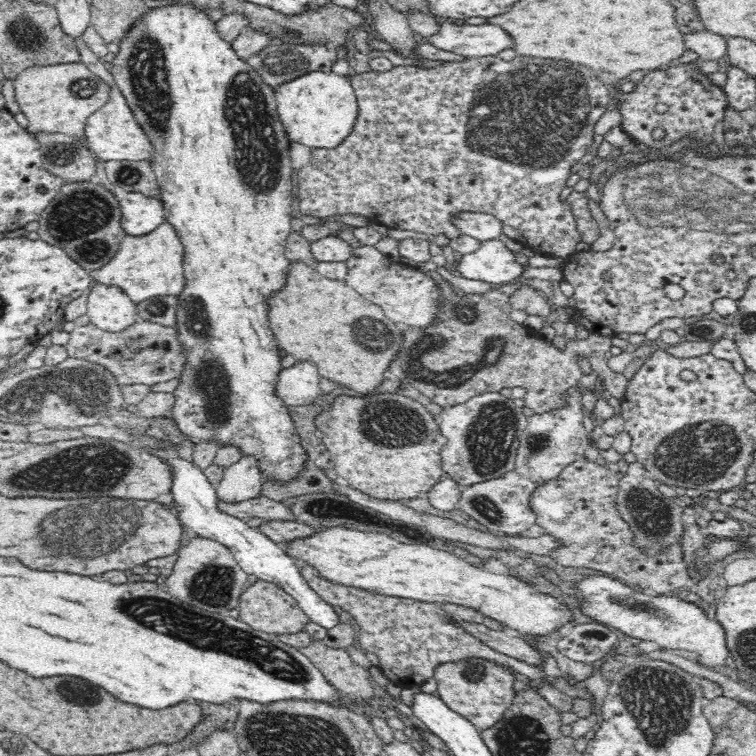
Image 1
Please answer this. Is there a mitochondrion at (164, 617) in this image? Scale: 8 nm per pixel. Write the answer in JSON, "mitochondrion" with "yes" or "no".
{"mitochondrion":"yes"}

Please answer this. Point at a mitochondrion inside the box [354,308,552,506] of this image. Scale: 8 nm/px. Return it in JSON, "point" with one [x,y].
{"point":[487,448]}

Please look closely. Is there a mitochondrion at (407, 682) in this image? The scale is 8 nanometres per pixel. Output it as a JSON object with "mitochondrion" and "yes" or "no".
{"mitochondrion":"no"}

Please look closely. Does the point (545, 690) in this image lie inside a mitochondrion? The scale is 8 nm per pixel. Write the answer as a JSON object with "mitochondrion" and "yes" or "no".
{"mitochondrion":"no"}

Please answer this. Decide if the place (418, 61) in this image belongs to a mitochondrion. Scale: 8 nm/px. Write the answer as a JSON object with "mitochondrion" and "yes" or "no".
{"mitochondrion":"no"}

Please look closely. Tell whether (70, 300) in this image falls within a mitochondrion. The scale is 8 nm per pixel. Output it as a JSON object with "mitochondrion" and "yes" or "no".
{"mitochondrion":"no"}

